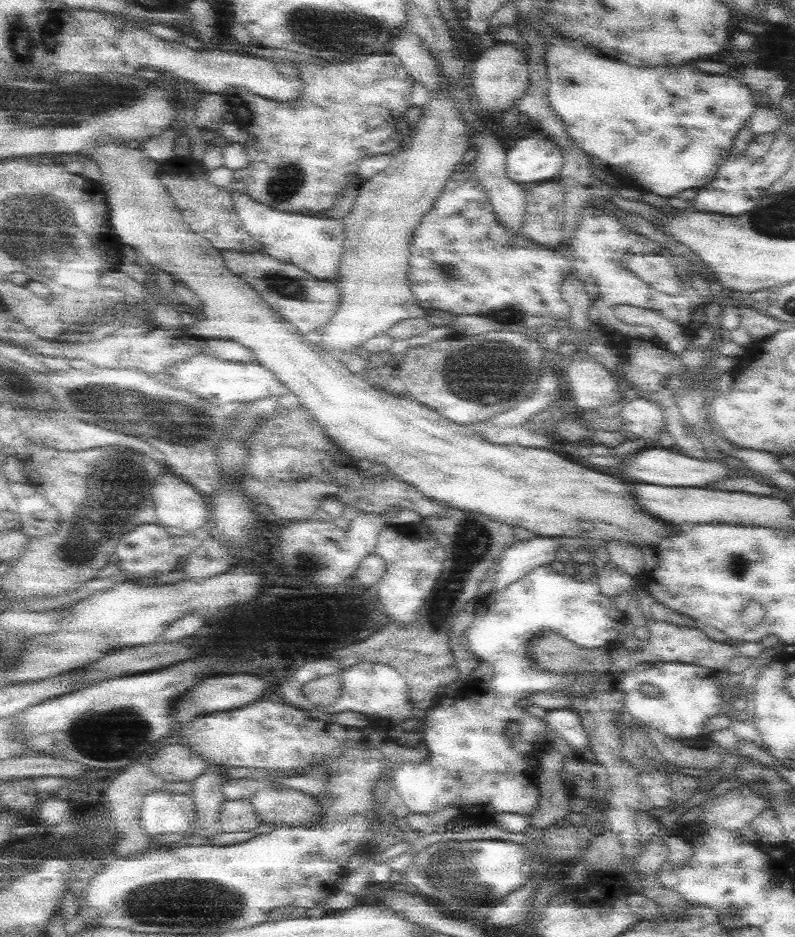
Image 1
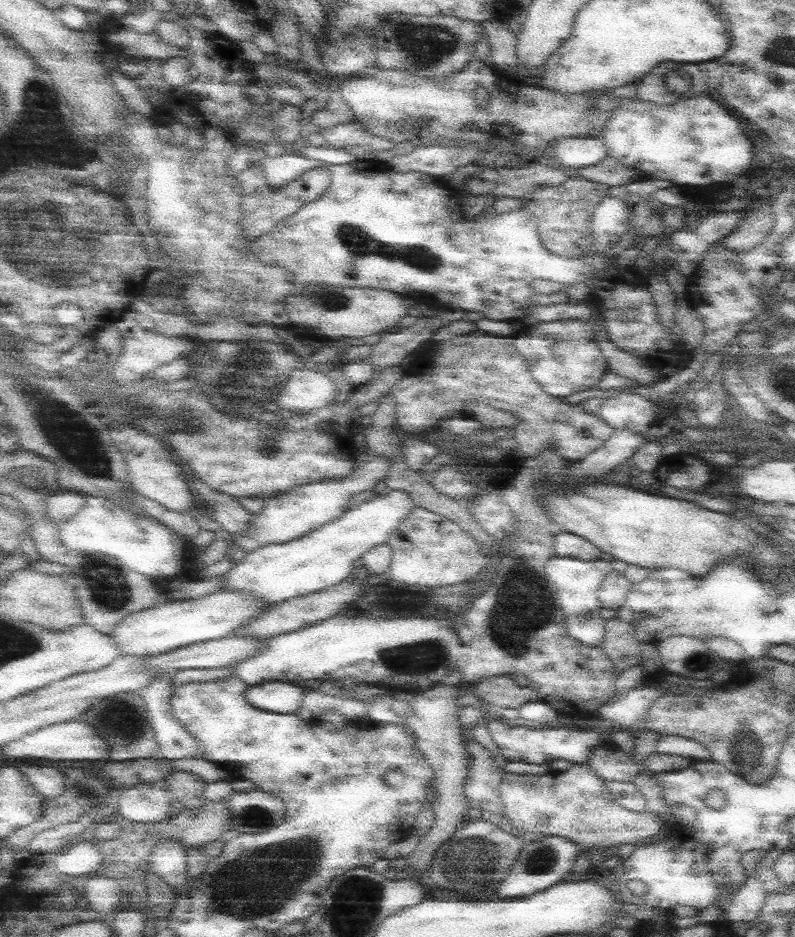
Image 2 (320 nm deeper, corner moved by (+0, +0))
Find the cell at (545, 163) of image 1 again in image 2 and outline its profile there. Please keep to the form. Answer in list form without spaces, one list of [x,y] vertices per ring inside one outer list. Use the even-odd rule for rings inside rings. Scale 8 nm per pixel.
[[[602,136],[568,138],[559,140],[548,154],[562,167],[585,167],[598,164],[609,156],[609,150]]]

